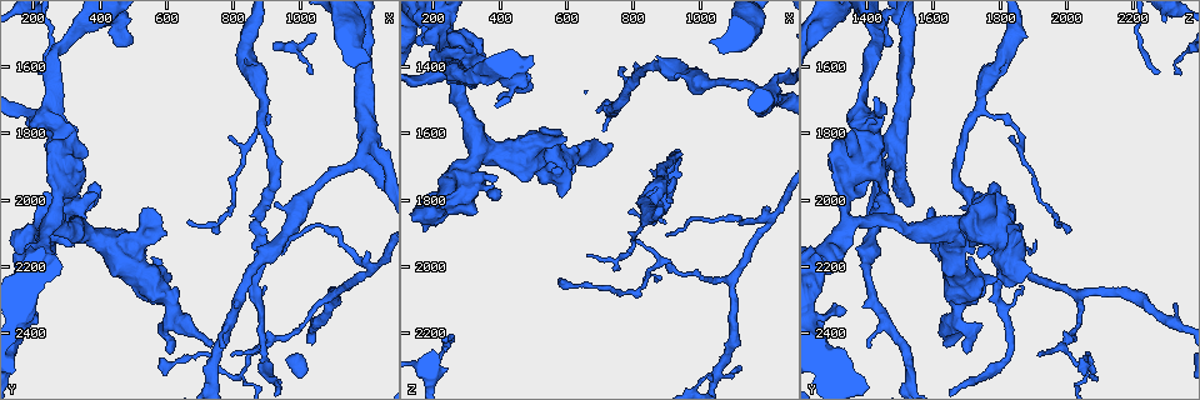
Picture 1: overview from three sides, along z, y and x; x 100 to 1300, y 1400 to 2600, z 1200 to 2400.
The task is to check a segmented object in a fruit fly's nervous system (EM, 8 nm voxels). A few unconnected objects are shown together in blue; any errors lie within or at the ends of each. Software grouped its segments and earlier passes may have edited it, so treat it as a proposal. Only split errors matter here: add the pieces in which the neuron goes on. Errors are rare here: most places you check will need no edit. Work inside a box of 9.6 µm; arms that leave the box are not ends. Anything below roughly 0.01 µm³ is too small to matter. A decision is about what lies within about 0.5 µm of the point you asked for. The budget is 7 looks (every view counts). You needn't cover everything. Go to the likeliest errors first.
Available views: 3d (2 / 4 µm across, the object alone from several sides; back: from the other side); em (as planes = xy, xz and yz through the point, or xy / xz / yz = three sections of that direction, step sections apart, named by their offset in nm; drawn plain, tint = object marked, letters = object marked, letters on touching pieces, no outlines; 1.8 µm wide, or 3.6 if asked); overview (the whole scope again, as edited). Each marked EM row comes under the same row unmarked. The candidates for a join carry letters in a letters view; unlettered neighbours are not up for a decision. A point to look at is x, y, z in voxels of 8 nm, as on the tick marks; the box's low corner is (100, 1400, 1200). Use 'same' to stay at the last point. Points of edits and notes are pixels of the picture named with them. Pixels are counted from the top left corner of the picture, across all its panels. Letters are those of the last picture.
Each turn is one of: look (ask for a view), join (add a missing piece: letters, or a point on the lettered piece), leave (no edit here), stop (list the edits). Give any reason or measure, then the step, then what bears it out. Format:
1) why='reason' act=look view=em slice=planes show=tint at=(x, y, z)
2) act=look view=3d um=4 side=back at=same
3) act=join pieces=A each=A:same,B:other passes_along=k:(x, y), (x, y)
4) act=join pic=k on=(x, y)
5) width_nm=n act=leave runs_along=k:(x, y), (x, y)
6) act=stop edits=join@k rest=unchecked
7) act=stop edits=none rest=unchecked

why='sharp bend' act=look view=em slice=planes show=letters at=(900, 2430, 1980)

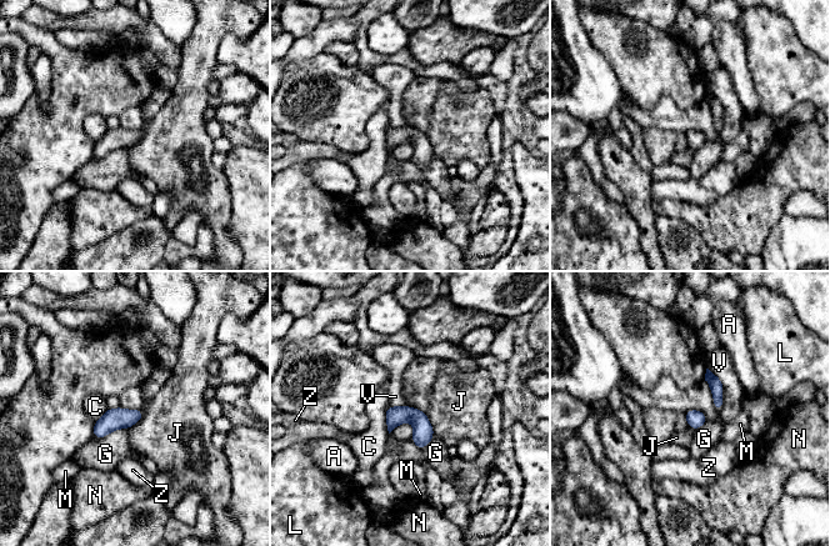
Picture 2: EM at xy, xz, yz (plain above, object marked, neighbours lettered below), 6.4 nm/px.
act=leave each=A:other,C:other,G:other,J:other,L:other,M:other,N:other,V:other,Z:other found='none of them fits'

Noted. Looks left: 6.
why='calibre changes' act=look view=3d um=4 at=(220, 2120, 1820)

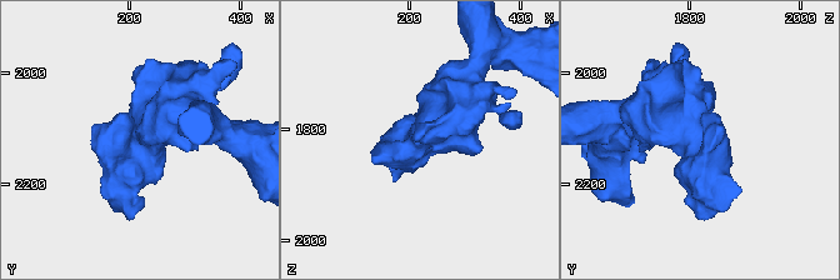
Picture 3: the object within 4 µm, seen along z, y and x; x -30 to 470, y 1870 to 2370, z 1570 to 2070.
why='now the EM' act=look view=em um=3.6 slice=planes show=tint at=(220, 2130, 1815)

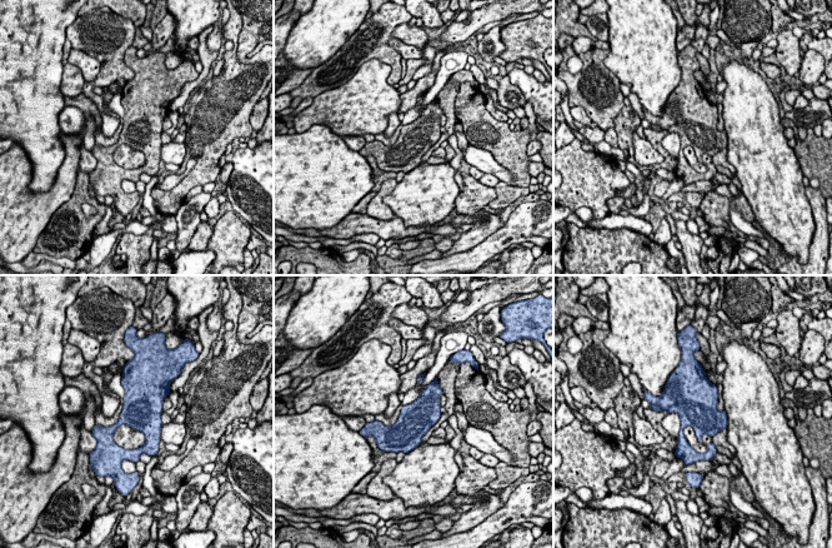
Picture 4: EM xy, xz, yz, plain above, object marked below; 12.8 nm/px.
act=look view=em um=3.6 slice=planes show=letters at=same

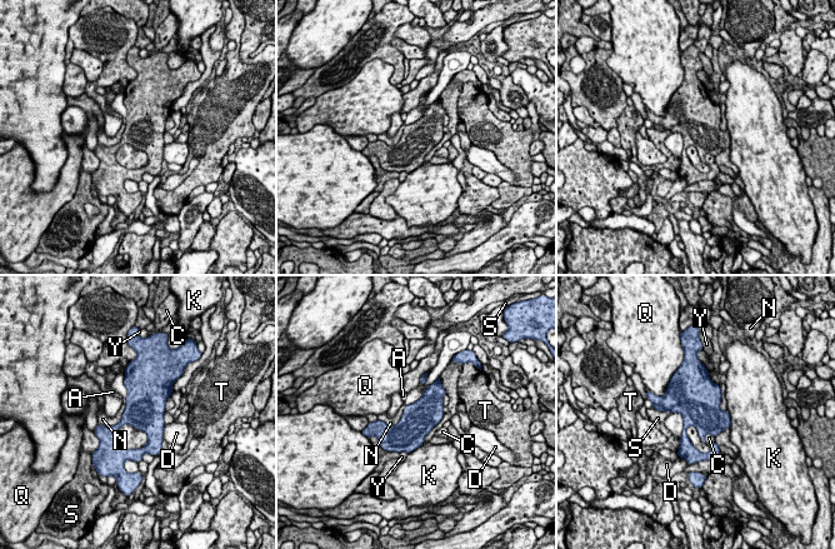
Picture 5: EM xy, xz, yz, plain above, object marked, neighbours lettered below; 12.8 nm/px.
width_nm=420 longest_contact=N:460nm act=leave each=A:other,C:other,D:other,K:other,N:other,Q:other,S:other,T:other,Y:other found='no lettered piece goes on from it'

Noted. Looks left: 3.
why='free end' act=look view=em slice=planes show=letters at=(930, 2010, 1420)

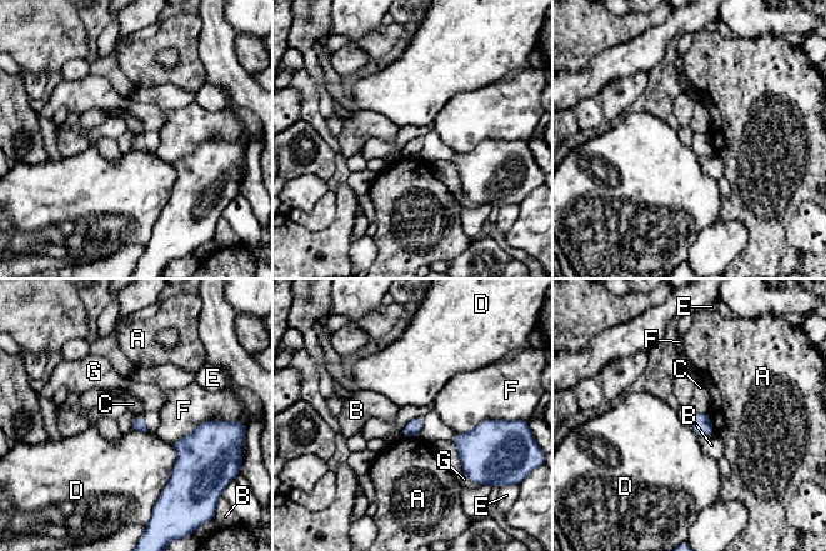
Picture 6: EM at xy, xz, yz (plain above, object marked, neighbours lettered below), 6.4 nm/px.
longest_contact=D:400nm act=leave each=A:other,B:other,C:other,D:other,E:other,F:other,G:other found='no lettered piece goes on from it'

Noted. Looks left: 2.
act=stop edits=none rest=unchecked

